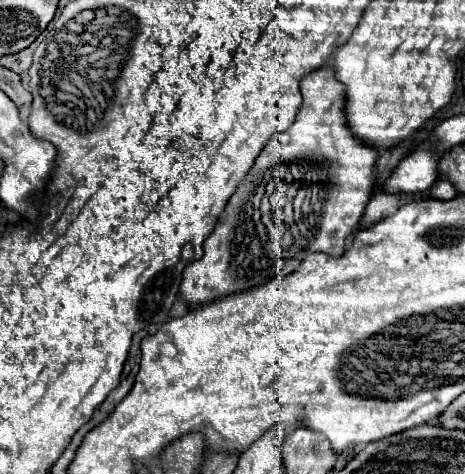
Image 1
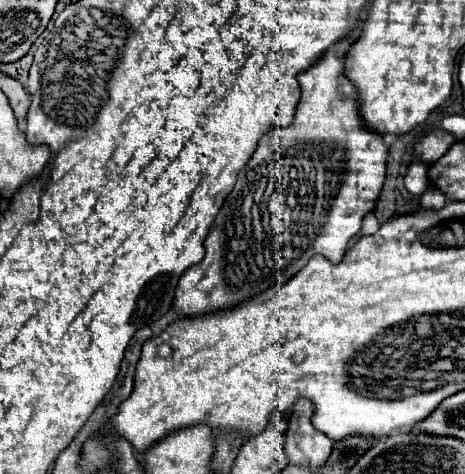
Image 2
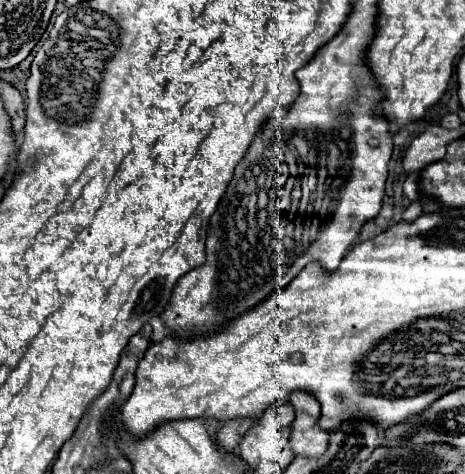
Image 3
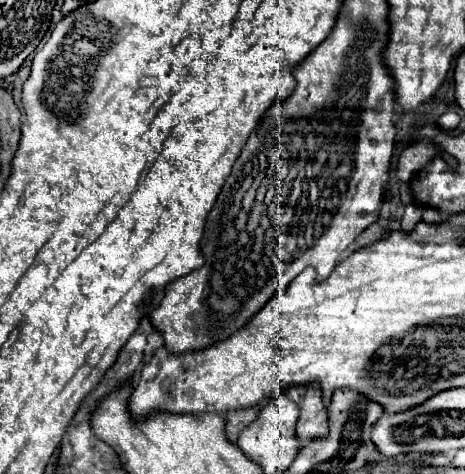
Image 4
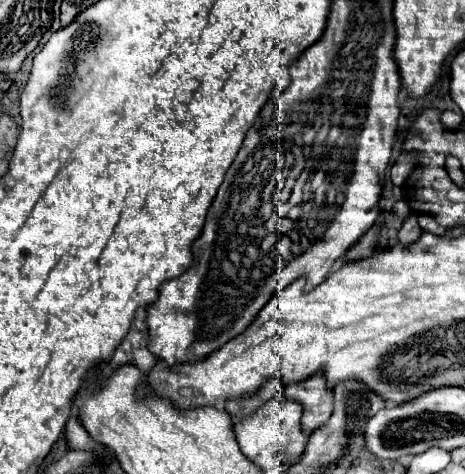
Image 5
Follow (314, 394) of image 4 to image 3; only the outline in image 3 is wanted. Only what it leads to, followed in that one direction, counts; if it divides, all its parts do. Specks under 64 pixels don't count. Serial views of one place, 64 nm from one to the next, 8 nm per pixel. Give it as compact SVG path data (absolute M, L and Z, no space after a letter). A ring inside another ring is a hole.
M294 392L290 404L296 412L290 432L290 448L294 456L320 458L328 450L328 432L318 426L320 404L306 392Z

